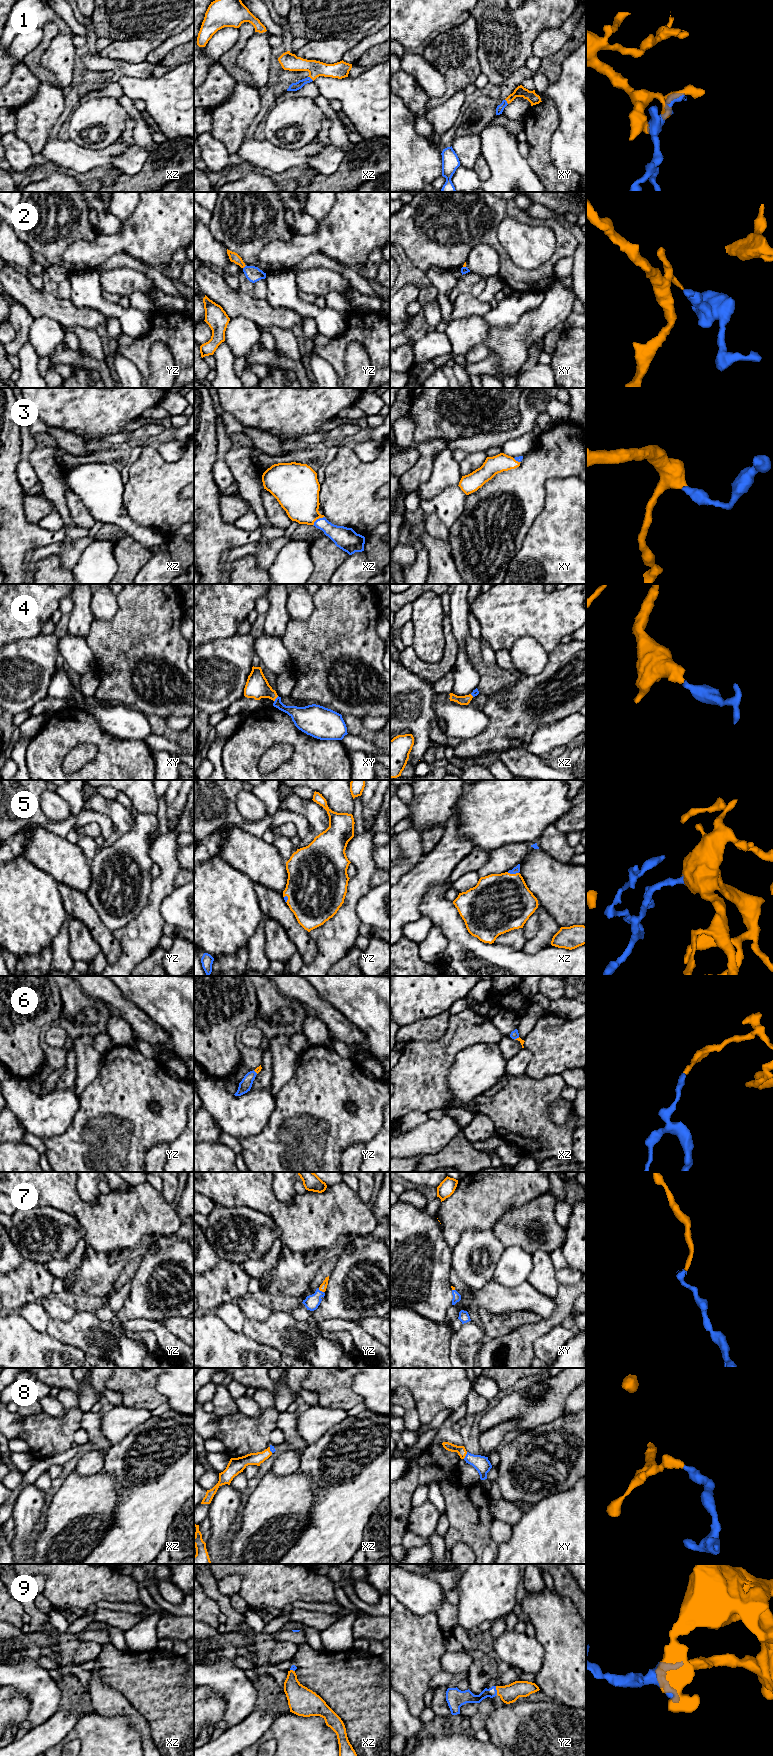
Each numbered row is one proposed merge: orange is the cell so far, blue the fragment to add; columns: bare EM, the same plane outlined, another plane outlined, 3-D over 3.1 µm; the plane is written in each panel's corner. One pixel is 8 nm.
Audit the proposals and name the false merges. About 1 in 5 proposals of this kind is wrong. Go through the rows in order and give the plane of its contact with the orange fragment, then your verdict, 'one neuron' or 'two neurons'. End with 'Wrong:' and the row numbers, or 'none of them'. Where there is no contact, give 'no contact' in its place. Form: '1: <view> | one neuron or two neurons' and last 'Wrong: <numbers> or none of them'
1: xz | one neuron
2: yz | two neurons
3: xz | one neuron
4: xy | one neuron
5: xz | one neuron
6: xz | one neuron
7: yz | one neuron
8: xy | one neuron
9: yz | one neuron
Wrong: 2

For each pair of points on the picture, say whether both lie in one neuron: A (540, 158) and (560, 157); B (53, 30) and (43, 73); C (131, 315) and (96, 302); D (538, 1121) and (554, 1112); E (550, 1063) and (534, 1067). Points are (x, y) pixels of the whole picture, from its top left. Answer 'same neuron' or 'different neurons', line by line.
A: different neurons
B: same neuron
C: same neuron
D: different neurons
E: same neuron

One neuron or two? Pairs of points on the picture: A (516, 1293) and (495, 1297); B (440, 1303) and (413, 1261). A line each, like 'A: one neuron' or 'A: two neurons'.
A: one neuron
B: one neuron

